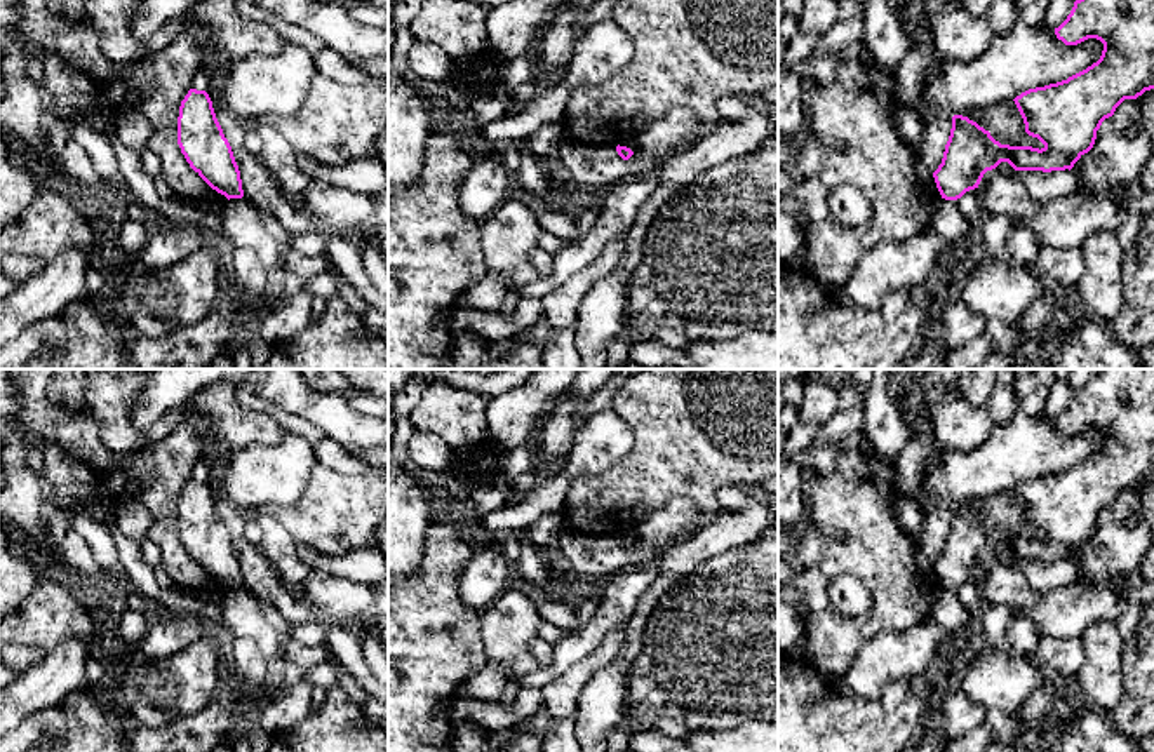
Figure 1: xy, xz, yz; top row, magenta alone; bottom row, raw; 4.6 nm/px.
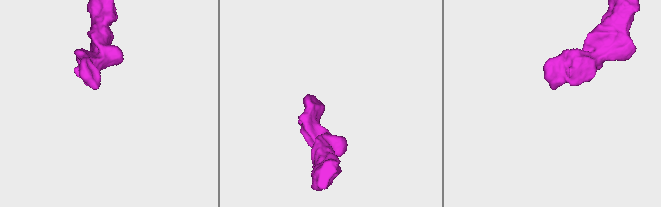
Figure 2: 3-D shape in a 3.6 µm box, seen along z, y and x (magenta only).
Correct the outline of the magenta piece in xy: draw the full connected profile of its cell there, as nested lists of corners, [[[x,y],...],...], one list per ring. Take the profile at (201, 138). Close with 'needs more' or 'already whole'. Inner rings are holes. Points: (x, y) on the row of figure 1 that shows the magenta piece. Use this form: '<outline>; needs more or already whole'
[[[190,89],[179,106],[178,144],[190,167],[218,193],[242,198],[242,179],[231,146],[205,91]]]; already whole

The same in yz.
[[[1076,0],[1055,35],[1065,45],[1097,38],[1104,50],[1097,63],[1067,80],[1029,89],[1013,99],[1025,132],[1044,146],[1039,150],[1001,144],[976,122],[954,115],[942,164],[933,172],[942,198],[957,200],[978,188],[983,174],[1001,162],[1008,162],[1015,171],[1070,171],[1093,148],[1102,122],[1112,117],[1124,99],[1137,99],[1154,89],[1154,0]]]; already whole

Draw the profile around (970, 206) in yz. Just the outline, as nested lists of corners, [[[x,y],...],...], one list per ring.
[[[978,188],[966,191],[961,198],[956,200],[956,205],[959,212],[973,223],[978,223],[983,216]]]

